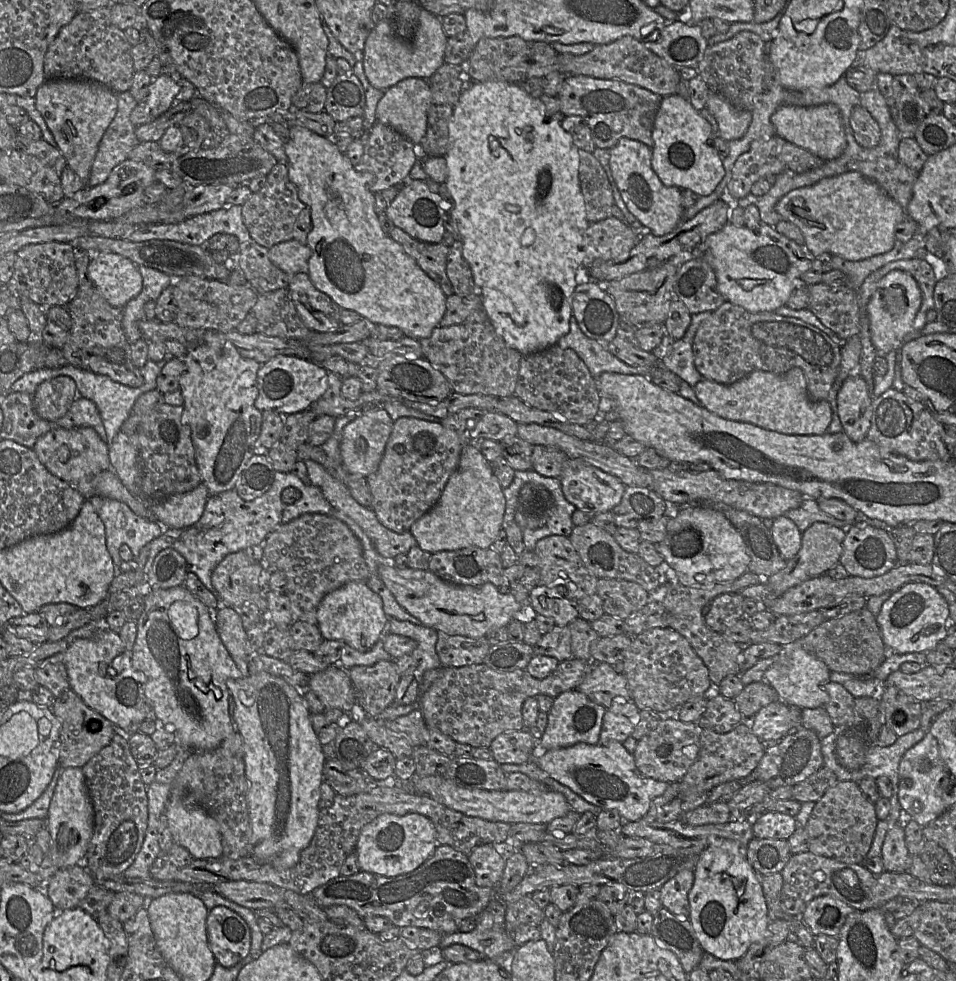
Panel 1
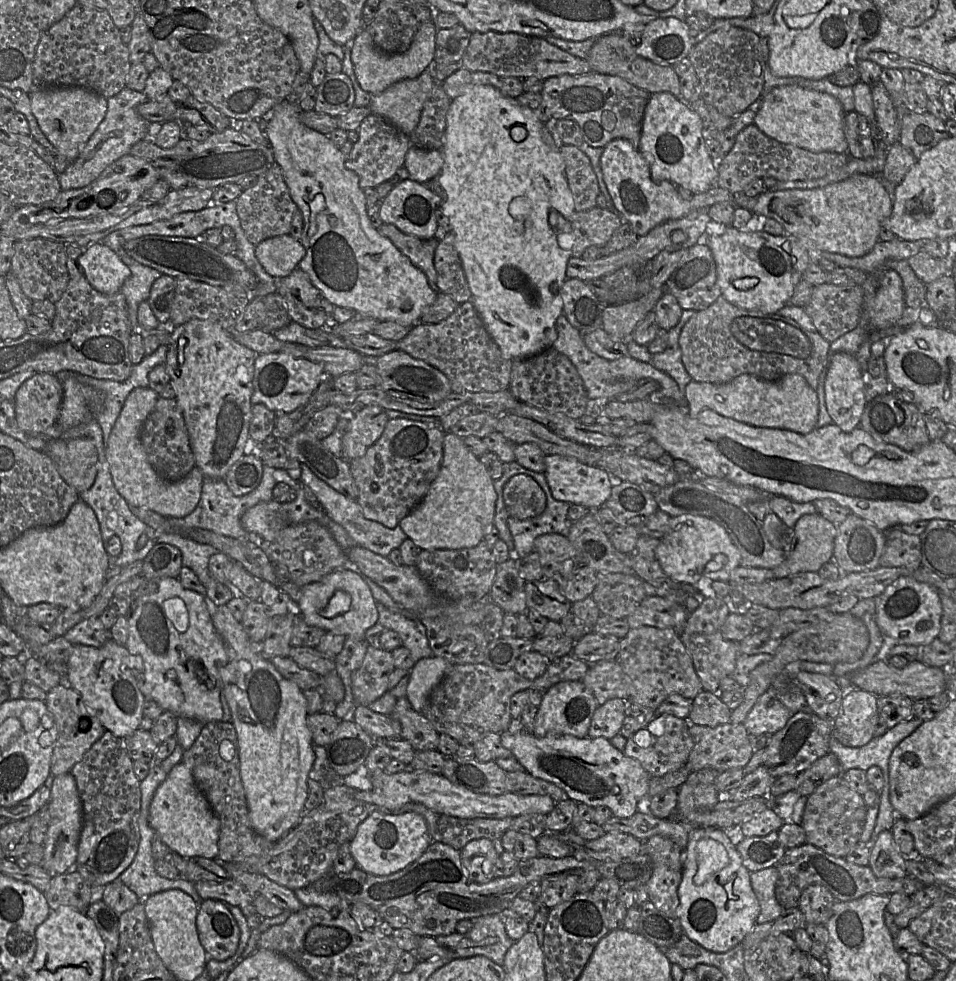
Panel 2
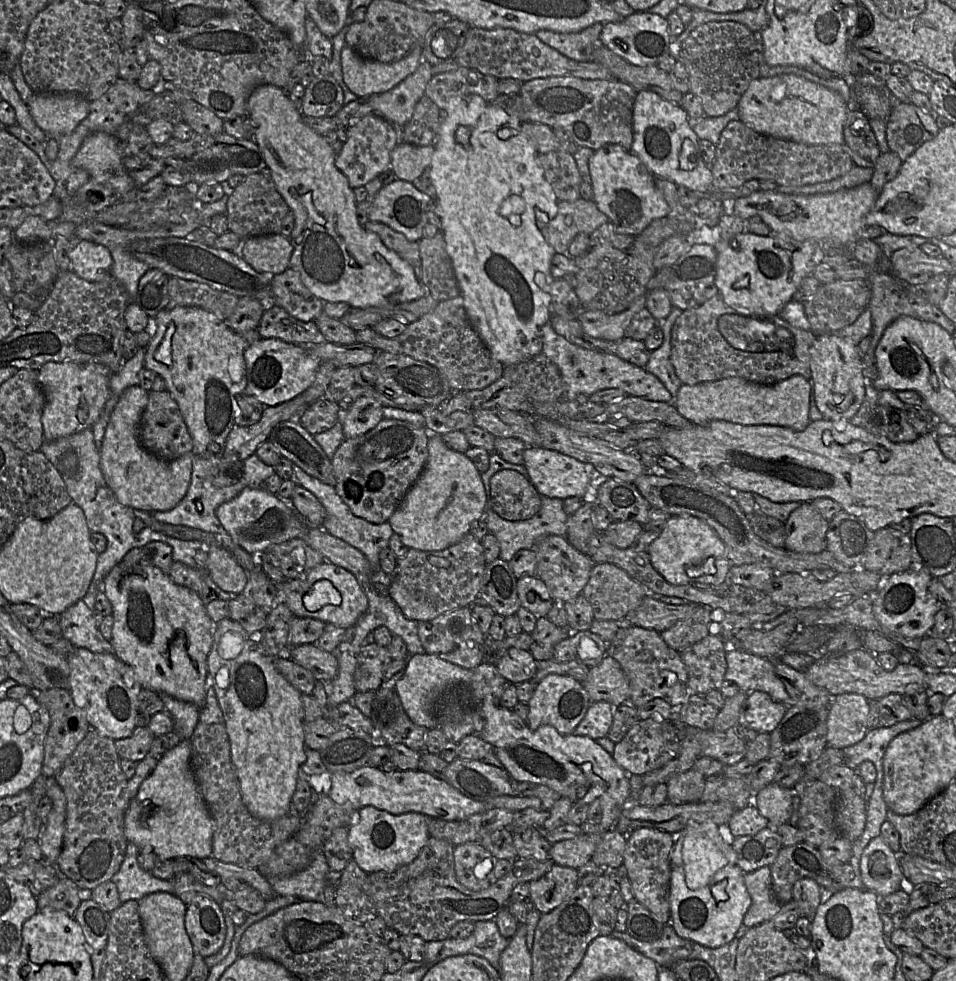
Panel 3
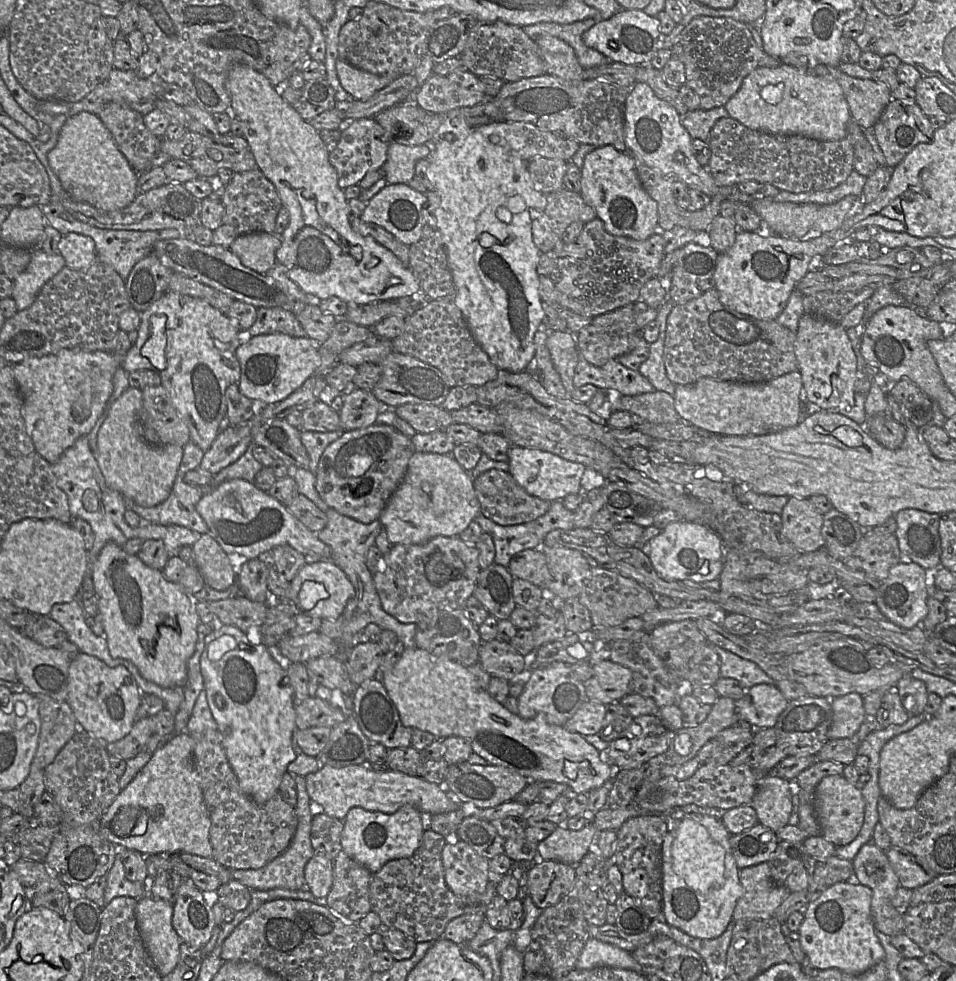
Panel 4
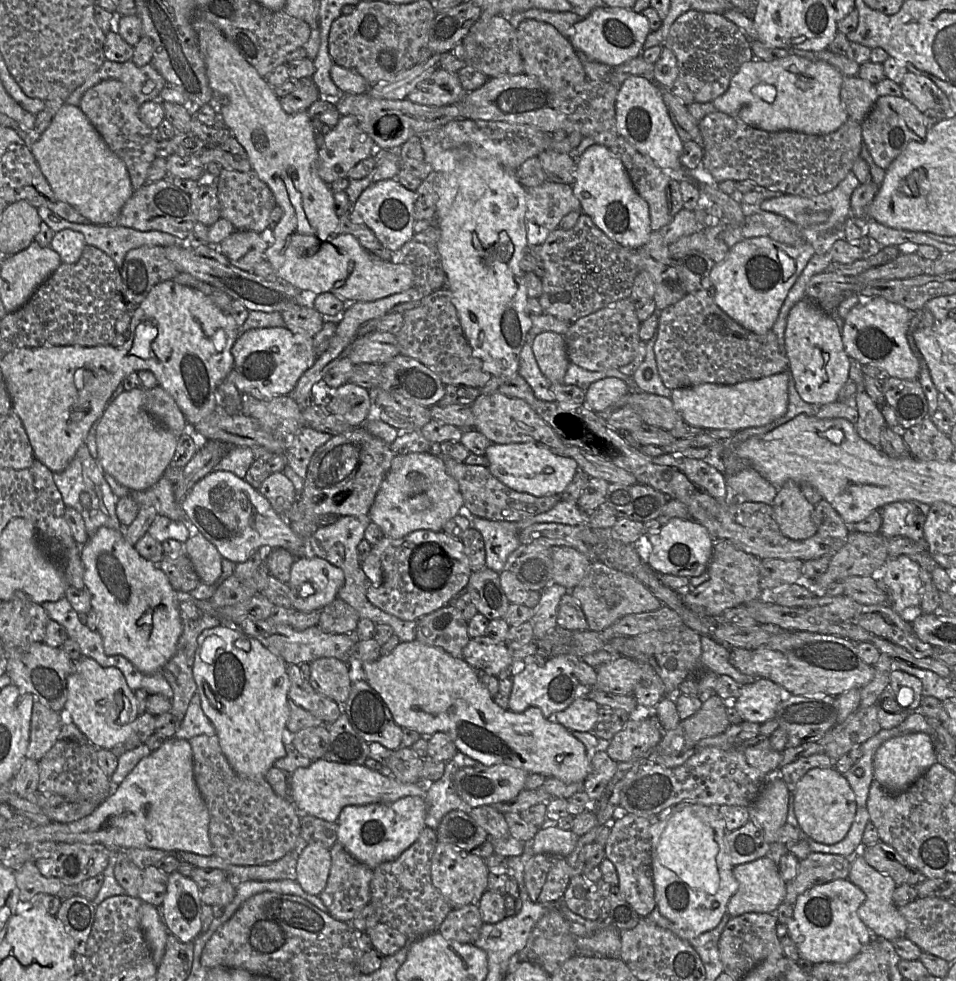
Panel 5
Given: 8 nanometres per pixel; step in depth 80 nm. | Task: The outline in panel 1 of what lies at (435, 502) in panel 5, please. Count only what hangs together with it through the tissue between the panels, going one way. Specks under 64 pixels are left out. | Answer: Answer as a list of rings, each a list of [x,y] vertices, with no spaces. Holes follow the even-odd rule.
[[[467,444],[461,451],[458,466],[439,501],[411,526],[409,532],[418,546],[430,553],[468,547],[490,548],[502,531],[506,508],[503,489],[479,449]]]

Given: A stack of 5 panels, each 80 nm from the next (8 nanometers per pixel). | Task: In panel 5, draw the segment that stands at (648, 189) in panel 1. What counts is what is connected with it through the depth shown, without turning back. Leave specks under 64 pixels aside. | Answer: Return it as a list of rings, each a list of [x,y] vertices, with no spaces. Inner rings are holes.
[[[592,145],[576,160],[572,190],[581,204],[581,212],[588,215],[608,238],[631,249],[637,249],[648,241],[652,232],[649,205],[634,188],[623,162],[609,148]]]

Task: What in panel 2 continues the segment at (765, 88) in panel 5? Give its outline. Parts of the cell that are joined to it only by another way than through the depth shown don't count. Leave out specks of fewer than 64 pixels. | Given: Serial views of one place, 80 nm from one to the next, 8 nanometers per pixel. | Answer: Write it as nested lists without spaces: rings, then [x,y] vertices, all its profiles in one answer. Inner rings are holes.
[[[795,85],[777,86],[756,106],[753,124],[769,137],[812,152],[847,153],[846,112],[832,95]]]

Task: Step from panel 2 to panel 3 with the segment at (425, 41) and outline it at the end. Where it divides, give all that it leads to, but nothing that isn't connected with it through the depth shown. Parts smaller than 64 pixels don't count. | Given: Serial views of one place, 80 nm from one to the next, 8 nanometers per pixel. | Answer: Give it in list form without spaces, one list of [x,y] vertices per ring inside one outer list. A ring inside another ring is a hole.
[[[423,43],[393,63],[362,59],[347,45],[340,58],[344,83],[359,98],[368,98],[392,89],[415,72],[423,60]]]

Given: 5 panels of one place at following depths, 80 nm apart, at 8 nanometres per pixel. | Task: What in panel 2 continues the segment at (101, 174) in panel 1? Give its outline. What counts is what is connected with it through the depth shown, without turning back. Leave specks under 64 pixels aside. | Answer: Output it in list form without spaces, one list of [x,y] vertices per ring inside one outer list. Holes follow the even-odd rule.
[[[128,88],[107,99],[105,118],[82,148],[78,157],[68,163],[64,172],[58,174],[61,190],[83,188],[93,181],[112,163],[130,154],[131,148],[139,141],[150,137],[151,122],[141,117],[137,107],[148,100],[144,92]]]

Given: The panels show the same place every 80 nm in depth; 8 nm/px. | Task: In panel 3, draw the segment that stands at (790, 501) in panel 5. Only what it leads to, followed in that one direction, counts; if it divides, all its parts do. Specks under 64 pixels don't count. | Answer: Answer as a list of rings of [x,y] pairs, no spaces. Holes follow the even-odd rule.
[[[810,502],[801,503],[785,522],[785,548],[812,554],[826,550],[828,526],[829,521]]]

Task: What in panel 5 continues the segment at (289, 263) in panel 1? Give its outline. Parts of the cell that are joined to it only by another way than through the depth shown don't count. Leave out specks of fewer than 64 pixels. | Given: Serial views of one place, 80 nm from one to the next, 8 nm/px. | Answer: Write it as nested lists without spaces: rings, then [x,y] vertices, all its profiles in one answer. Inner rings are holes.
[[[235,230],[219,244],[219,249],[232,265],[252,272],[256,264],[265,260],[269,245],[262,233]]]

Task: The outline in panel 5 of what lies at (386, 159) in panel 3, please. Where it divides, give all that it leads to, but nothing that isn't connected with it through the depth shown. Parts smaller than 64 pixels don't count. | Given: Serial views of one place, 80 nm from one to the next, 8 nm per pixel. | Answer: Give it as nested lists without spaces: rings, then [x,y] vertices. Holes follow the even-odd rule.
[[[342,116],[336,126],[324,135],[322,147],[318,150],[318,175],[331,184],[338,179],[346,178],[349,171],[360,161],[373,156],[376,146],[371,137],[362,129],[354,116]]]

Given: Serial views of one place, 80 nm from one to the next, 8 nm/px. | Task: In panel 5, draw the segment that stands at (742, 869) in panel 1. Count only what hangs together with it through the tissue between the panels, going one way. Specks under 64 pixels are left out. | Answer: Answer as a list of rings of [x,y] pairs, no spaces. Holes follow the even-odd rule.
[[[681,802],[670,809],[672,813],[665,820],[665,828],[654,851],[653,883],[656,907],[678,927],[702,934],[718,926],[727,912],[730,898],[739,887],[725,841],[725,821],[717,811],[700,804]]]

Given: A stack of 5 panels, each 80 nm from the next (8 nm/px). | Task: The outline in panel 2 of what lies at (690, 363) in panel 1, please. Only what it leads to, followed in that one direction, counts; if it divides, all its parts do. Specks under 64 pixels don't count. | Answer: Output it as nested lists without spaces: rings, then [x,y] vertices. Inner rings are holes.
[[[683,310],[679,323],[668,331],[668,346],[661,352],[652,355],[651,364],[658,370],[665,372],[678,384],[683,391],[692,380],[682,362],[679,336],[683,326],[697,311]]]

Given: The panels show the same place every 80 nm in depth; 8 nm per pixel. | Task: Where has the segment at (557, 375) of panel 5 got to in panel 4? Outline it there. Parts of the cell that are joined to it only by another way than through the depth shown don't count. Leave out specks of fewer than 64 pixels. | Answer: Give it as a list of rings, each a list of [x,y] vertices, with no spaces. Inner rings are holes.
[[[552,331],[546,344],[563,386],[570,394],[575,389],[573,376],[579,357],[575,337],[567,331]]]

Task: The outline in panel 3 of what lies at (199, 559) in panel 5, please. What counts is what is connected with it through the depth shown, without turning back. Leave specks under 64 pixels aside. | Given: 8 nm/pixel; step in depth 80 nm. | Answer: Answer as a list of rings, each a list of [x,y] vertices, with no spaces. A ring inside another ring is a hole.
[[[208,546],[208,557],[205,570],[214,583],[222,590],[242,594],[248,580],[248,573],[225,549]]]

